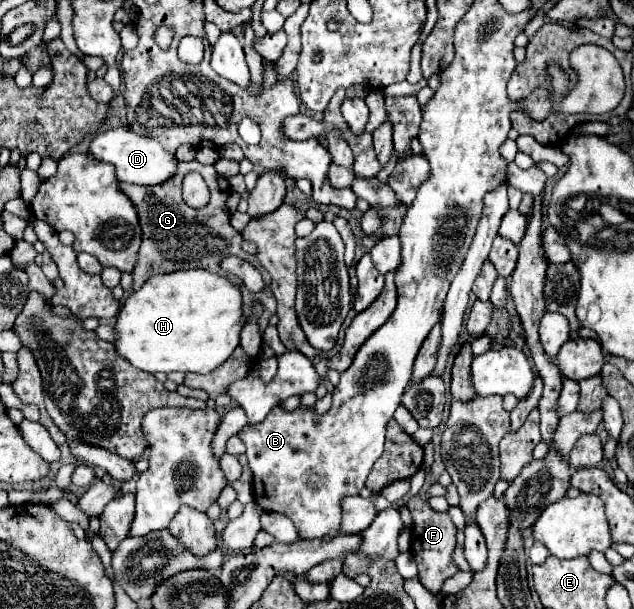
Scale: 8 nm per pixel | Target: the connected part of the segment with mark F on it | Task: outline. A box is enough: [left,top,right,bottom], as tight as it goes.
[407,495,459,593]

